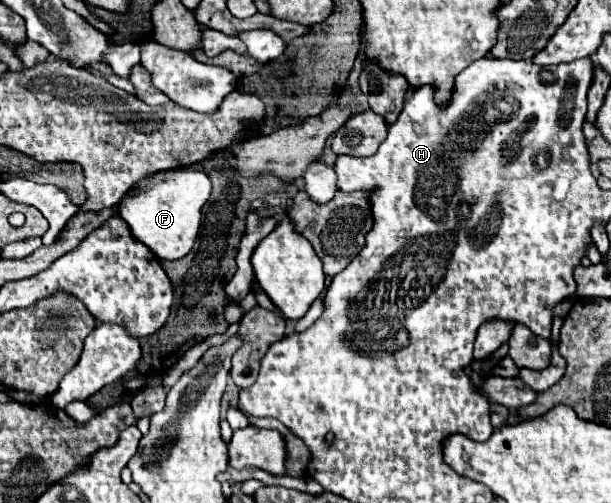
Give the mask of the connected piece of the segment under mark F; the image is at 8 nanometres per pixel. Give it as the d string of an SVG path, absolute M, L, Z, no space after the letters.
M171 169L161 171L163 179L155 179L155 175L143 177L135 195L123 195L119 201L119 217L127 221L135 239L145 243L157 257L161 259L179 259L185 257L199 233L201 225L201 207L209 199L211 181L207 173L199 173L193 169Z

